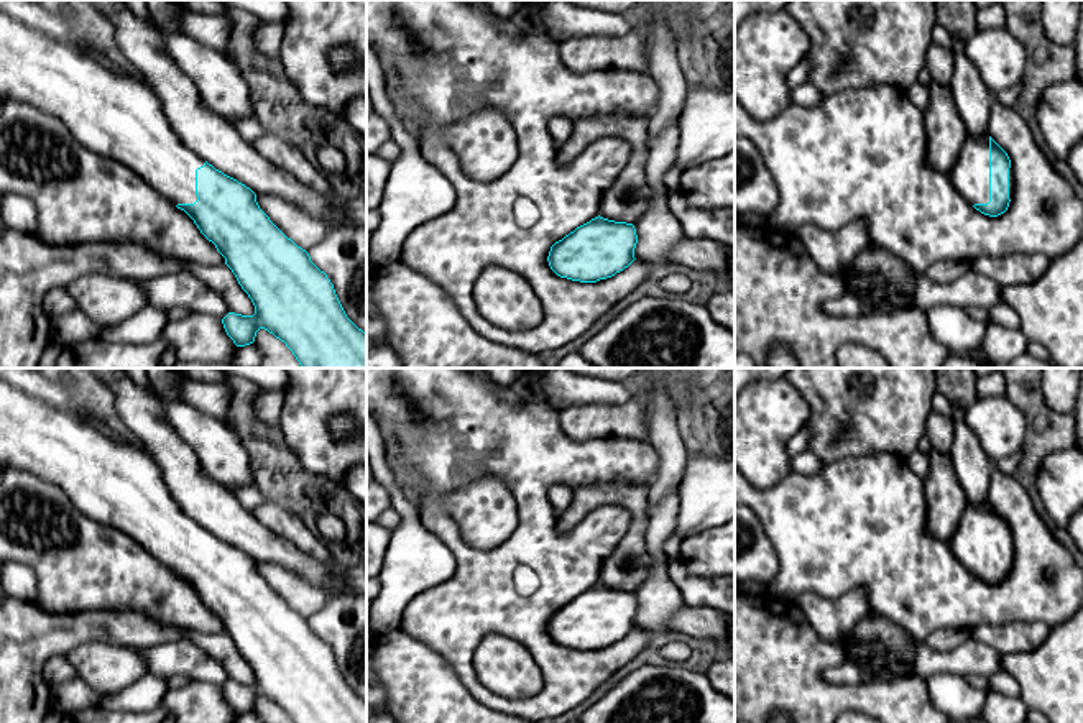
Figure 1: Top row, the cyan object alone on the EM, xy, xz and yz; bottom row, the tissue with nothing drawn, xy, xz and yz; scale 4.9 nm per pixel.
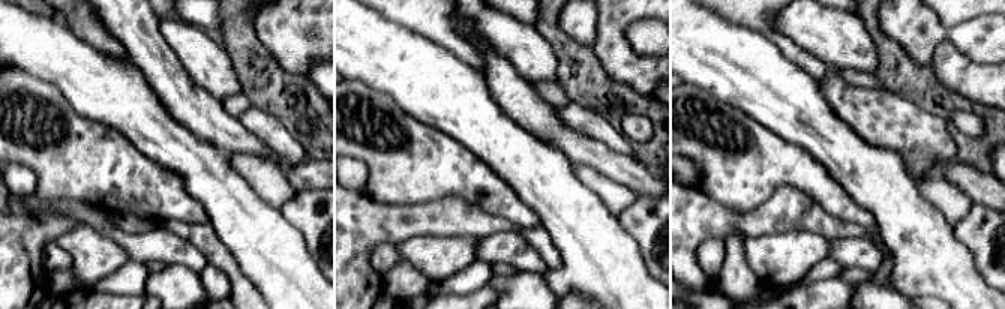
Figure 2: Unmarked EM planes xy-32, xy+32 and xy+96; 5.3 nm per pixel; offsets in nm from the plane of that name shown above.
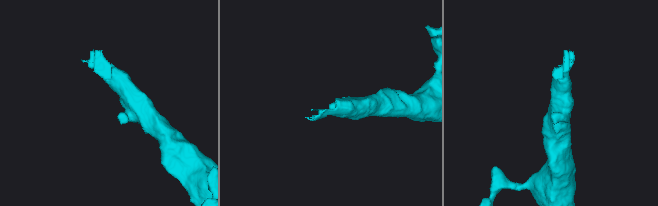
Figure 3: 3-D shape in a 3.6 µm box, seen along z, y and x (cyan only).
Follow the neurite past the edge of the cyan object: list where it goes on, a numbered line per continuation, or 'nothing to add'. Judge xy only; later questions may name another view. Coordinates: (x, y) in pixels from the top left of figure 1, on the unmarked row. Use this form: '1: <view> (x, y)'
1: xy (110, 482)

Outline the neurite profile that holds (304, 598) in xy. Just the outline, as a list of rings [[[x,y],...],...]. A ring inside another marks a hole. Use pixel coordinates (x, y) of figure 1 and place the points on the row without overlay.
[[[256,562],[260,577],[297,615],[309,619],[324,608],[329,593],[278,564]]]

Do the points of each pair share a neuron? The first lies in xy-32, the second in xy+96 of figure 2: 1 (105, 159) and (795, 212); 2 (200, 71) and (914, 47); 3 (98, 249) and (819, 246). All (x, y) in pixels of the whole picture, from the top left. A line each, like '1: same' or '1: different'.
1: different
2: different
3: same

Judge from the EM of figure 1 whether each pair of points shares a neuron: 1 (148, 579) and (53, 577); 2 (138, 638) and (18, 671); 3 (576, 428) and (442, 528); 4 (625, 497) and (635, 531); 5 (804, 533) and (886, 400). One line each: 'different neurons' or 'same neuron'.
1: same neuron
2: same neuron
3: different neurons
4: same neuron
5: different neurons

